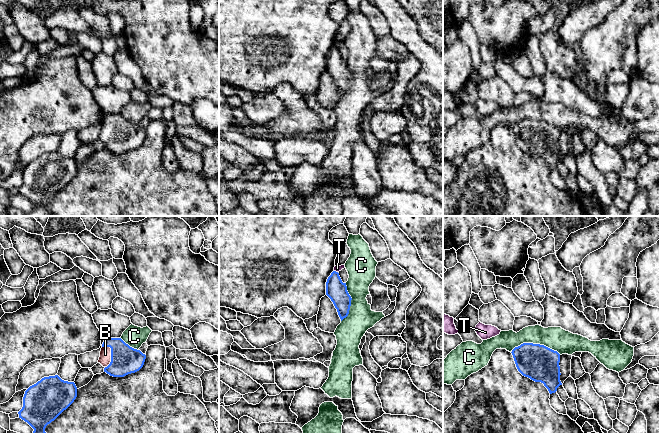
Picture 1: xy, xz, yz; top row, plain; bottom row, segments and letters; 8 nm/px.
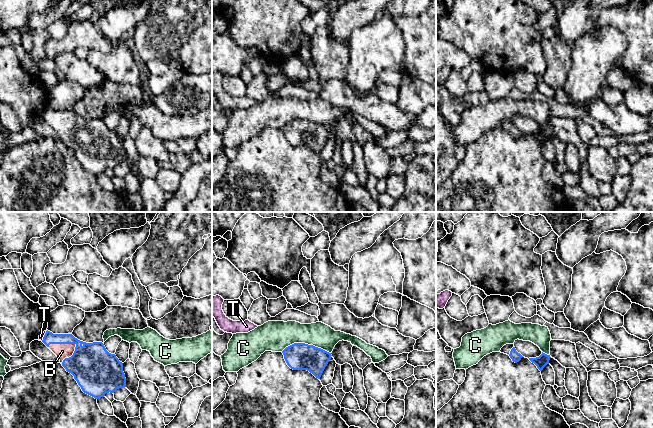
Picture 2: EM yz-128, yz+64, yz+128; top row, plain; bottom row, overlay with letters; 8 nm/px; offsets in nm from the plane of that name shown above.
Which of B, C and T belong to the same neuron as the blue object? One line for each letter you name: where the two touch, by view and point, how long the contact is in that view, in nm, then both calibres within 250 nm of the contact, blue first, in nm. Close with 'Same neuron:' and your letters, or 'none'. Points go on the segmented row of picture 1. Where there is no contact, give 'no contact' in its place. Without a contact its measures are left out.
B: xy (111, 357) | 180 nm | 220/100 nm
Same neuron: B

